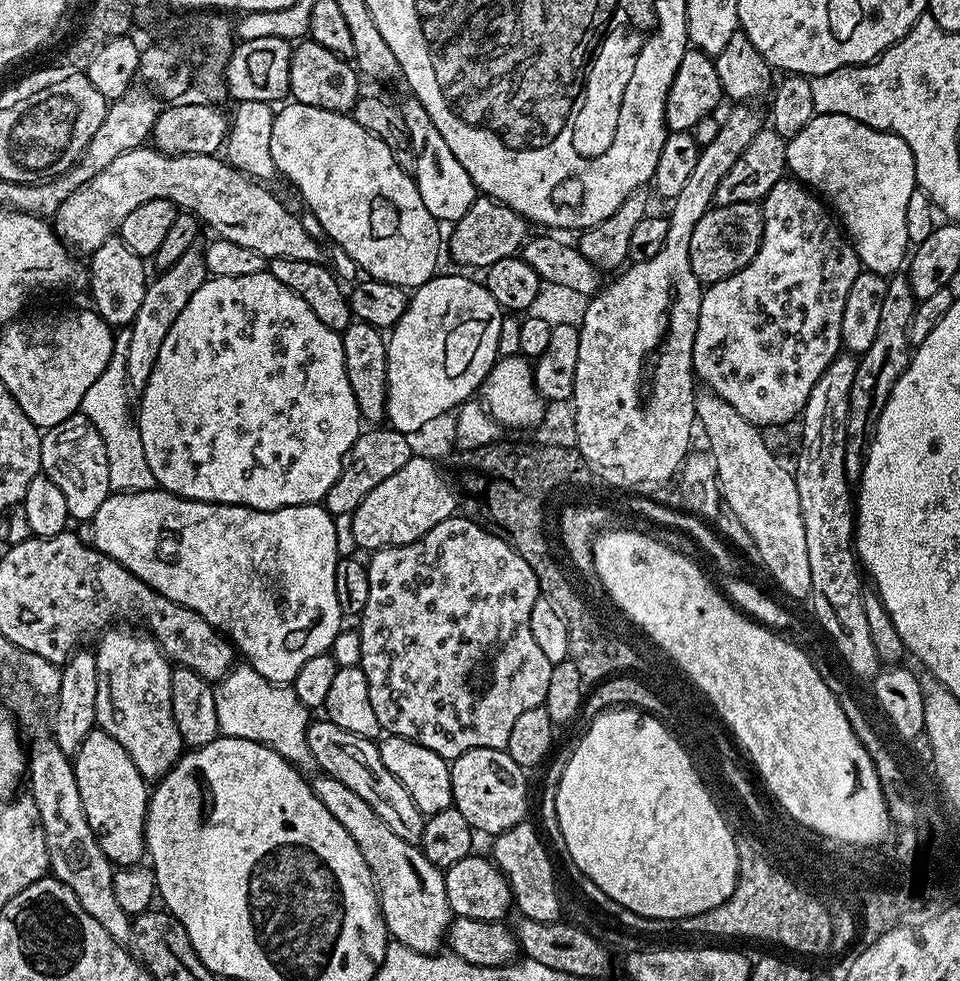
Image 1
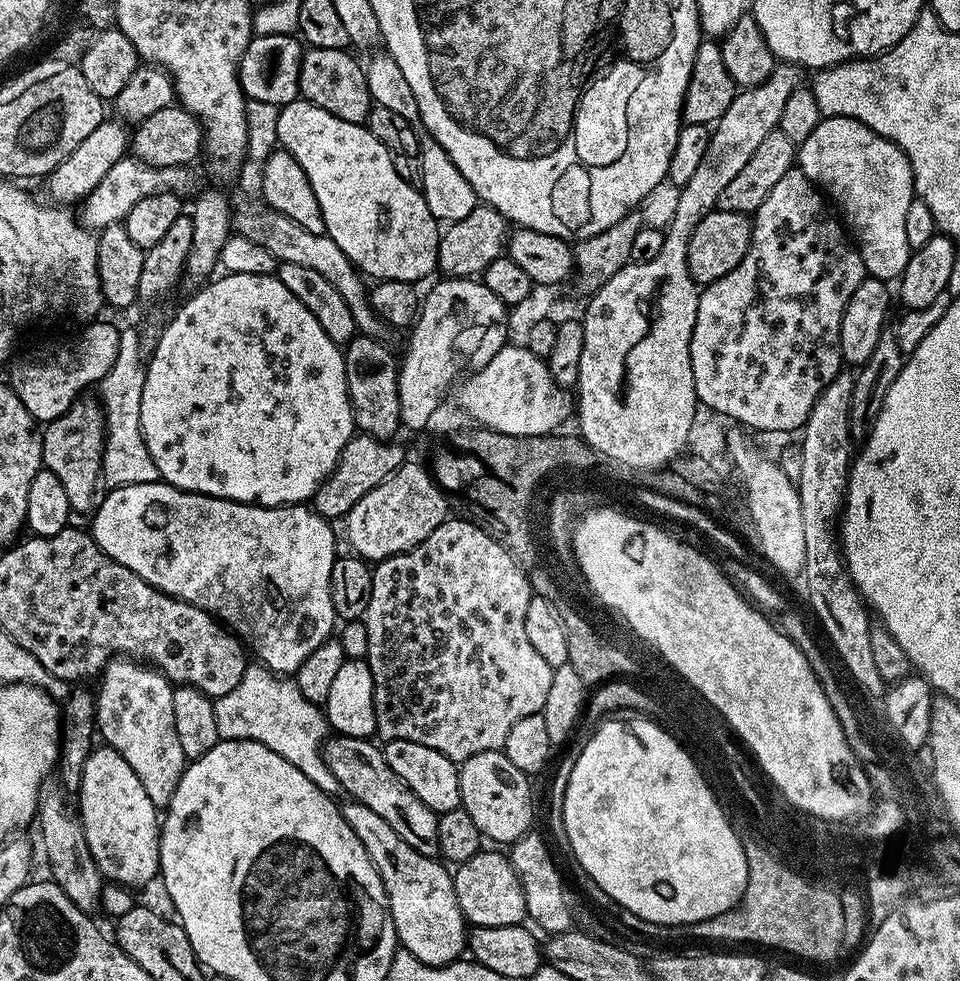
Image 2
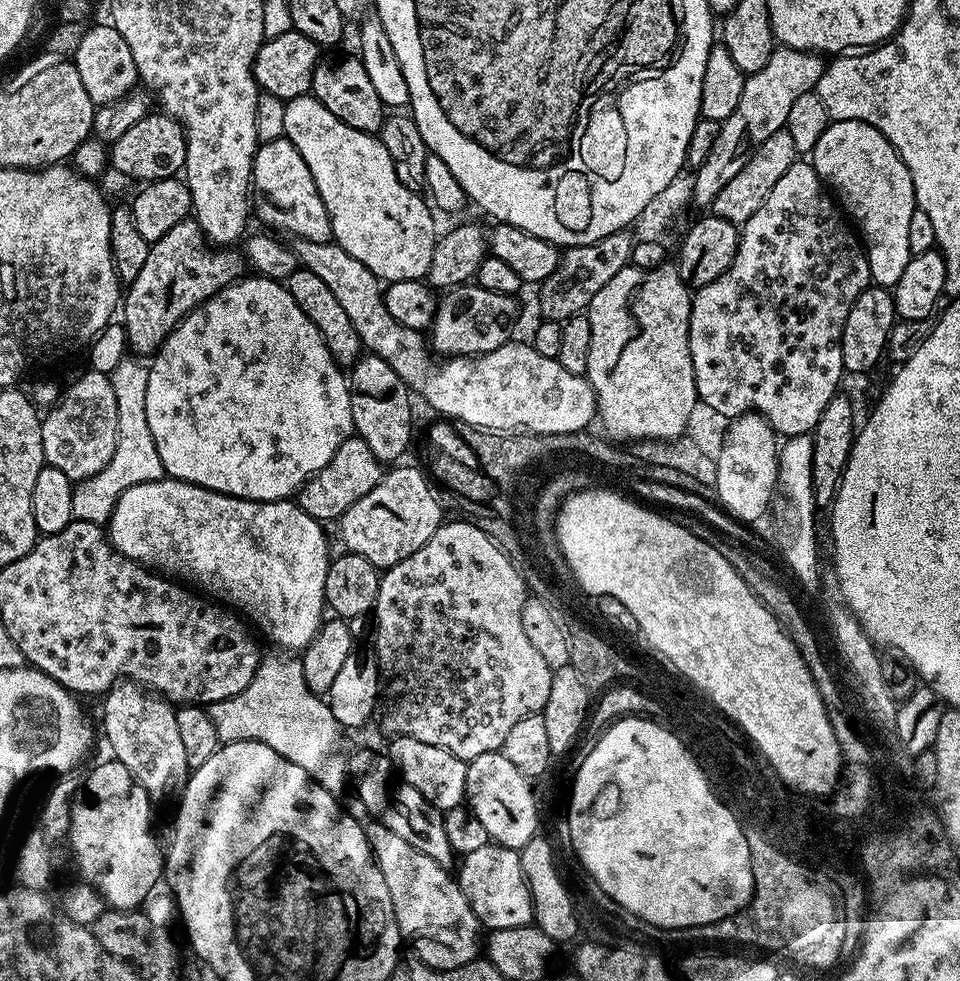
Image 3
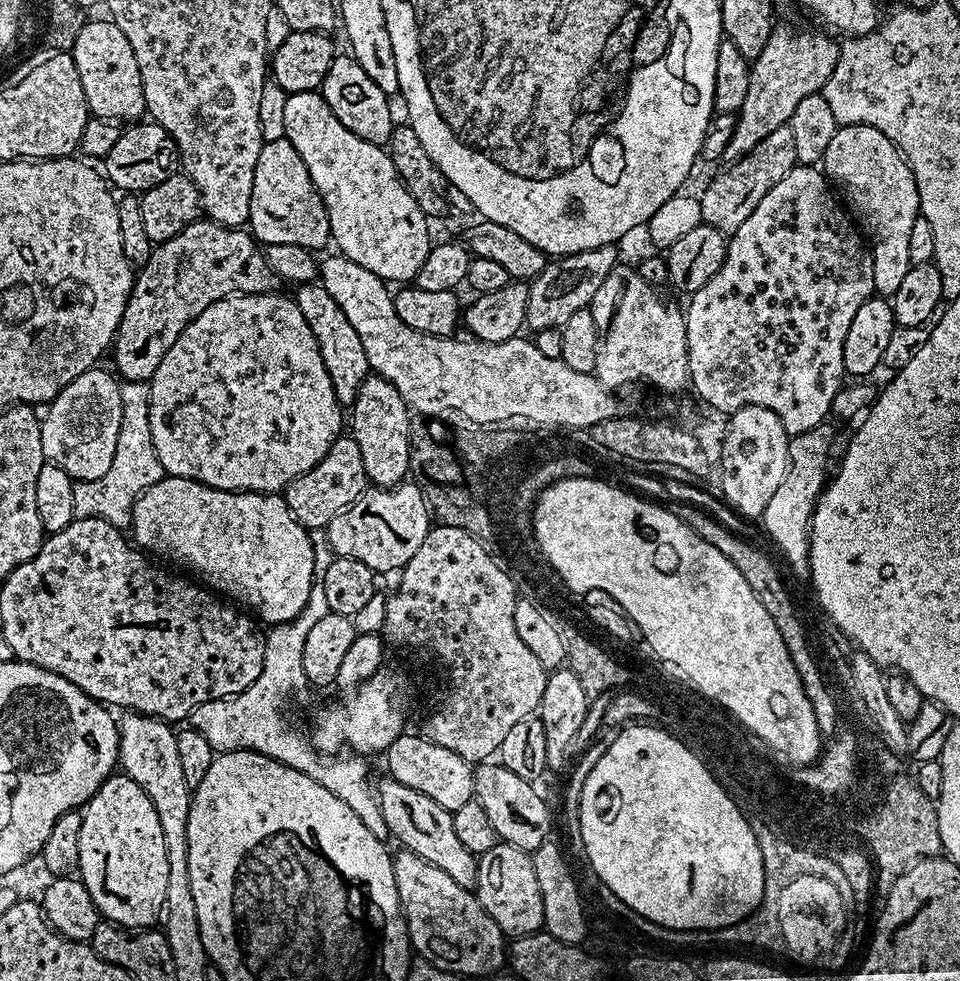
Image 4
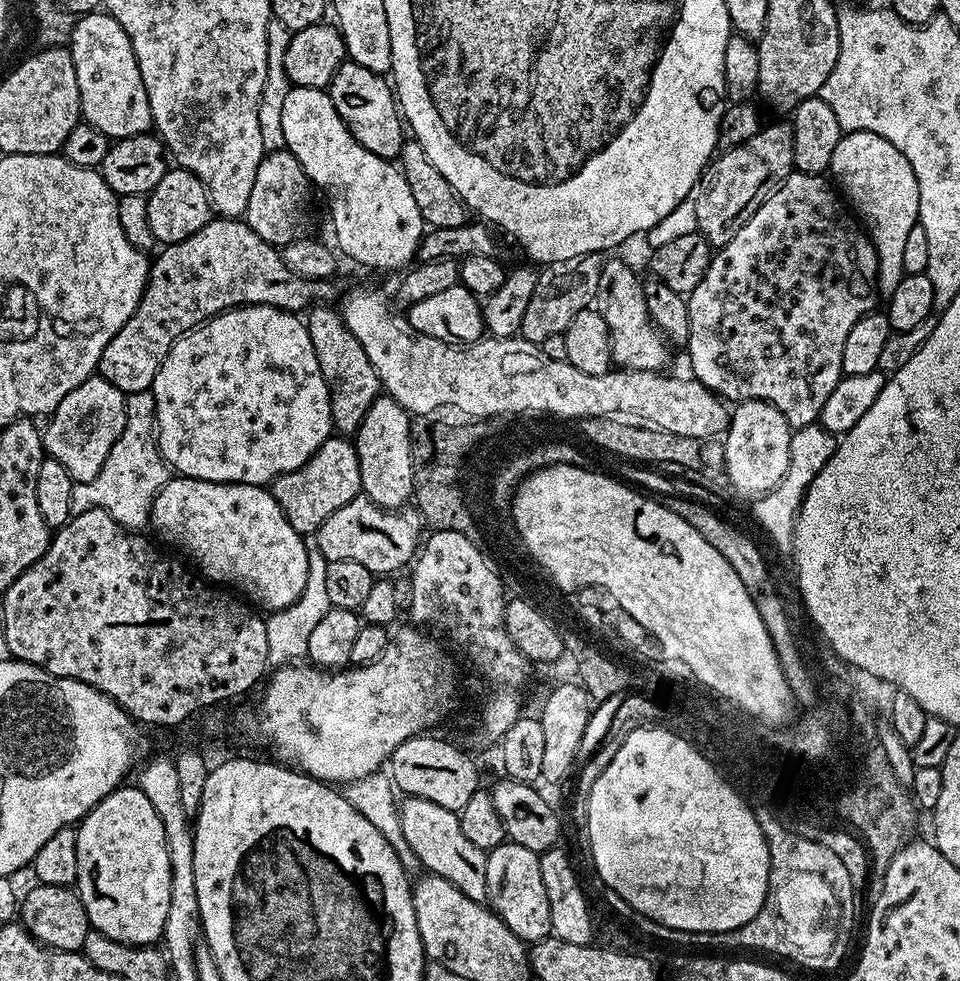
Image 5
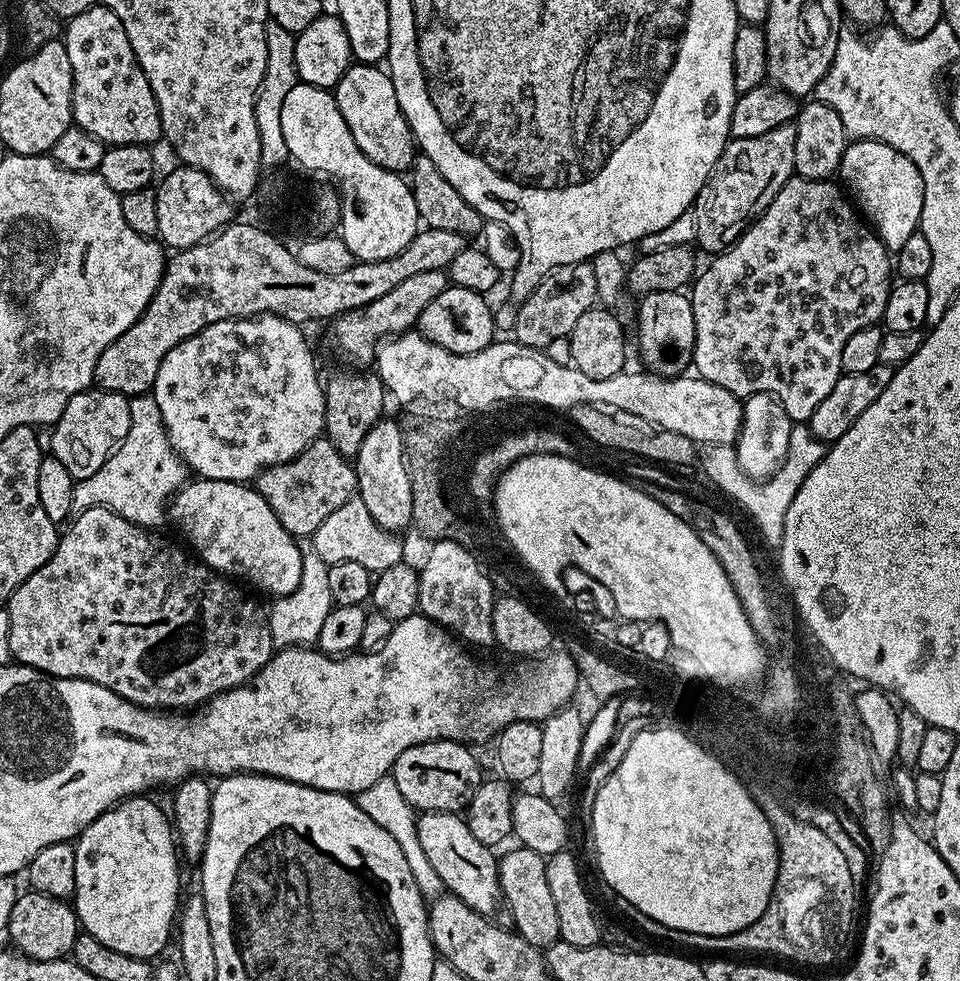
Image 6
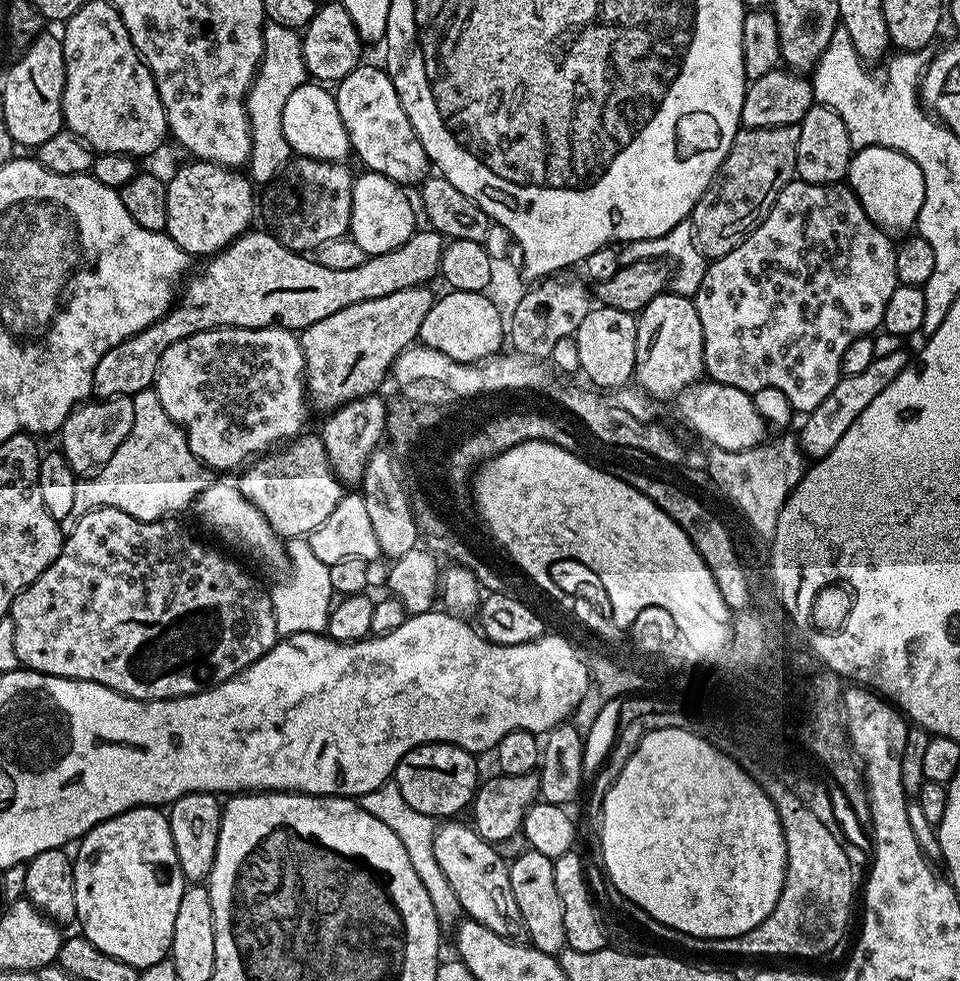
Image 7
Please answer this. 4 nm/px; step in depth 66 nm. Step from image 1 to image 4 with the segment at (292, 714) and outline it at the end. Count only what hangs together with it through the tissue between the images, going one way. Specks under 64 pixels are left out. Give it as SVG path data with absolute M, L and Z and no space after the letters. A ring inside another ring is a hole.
M313 586L306 606L290 622L273 624L264 636L264 657L262 658L262 674L246 686L237 696L227 696L221 700L202 702L195 708L190 717L191 727L198 730L210 742L213 753L222 752L257 752L263 756L274 758L326 786L334 798L342 798L358 818L375 836L383 837L388 832L386 822L382 818L380 802L376 799L374 780L368 777L368 764L363 755L347 754L339 758L325 758L312 747L311 743L292 728L292 720L288 717L288 699L295 694L296 688L308 684L306 670L302 670L302 646L306 646L306 634L318 623L318 618L326 618L326 590Z

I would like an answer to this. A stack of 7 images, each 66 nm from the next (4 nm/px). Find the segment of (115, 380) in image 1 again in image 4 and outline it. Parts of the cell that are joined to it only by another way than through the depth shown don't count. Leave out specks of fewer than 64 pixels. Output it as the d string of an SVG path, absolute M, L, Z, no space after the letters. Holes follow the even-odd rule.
M125 380L121 383L120 390L122 398L122 430L118 430L118 446L114 450L114 462L110 462L110 470L106 470L106 474L102 474L102 478L90 480L79 485L76 506L80 510L112 508L109 512L106 512L106 518L116 528L124 530L129 527L130 513L134 502L143 492L150 490L150 486L154 486L154 482L163 480L166 473L162 462L158 462L158 454L154 450L154 438L150 434L151 387L143 380Z

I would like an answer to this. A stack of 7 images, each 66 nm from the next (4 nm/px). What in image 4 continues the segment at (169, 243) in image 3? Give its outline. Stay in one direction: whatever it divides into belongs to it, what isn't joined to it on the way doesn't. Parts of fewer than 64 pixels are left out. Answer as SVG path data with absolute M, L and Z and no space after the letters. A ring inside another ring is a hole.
M201 218L186 226L186 230L174 234L174 238L159 241L153 247L148 261L139 265L135 273L132 293L126 302L116 339L112 341L110 357L112 356L113 362L116 363L115 371L119 379L151 381L154 370L158 370L158 362L166 358L166 350L170 350L170 346L178 342L178 334L182 334L182 330L186 330L186 326L190 326L190 322L198 318L198 314L202 314L206 306L227 296L271 292L277 284L278 279L264 257L264 248L257 243L252 233L243 227L228 228L224 224Z

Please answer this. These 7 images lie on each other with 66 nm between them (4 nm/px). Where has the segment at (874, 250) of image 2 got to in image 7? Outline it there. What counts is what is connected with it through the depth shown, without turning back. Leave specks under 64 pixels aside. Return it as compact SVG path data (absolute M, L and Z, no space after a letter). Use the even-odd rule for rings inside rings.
M882 146L861 148L850 162L846 184L858 198L862 210L866 210L868 217L882 231L908 234L917 227L922 202L926 198L926 182L922 178L922 170L918 170L918 162L906 154Z

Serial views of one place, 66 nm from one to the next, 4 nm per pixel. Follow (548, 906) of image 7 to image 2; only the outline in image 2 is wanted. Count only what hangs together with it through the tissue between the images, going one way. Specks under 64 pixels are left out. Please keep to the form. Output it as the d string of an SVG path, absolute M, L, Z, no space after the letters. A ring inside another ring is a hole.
M482 850L474 854L474 858L455 869L452 885L458 898L458 906L469 925L493 928L525 923L528 915L526 894L522 890L522 882L514 870L511 859L505 853L503 856L500 852Z

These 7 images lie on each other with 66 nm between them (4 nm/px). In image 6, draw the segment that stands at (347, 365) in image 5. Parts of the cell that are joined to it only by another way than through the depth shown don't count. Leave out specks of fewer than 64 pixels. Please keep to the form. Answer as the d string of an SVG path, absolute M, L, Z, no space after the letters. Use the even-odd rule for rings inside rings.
M348 370L352 372L336 372L332 377L327 377L324 384L324 415L323 435L346 457L355 457L362 440L374 425L385 415L384 400L386 389L380 377L369 374L364 370Z

